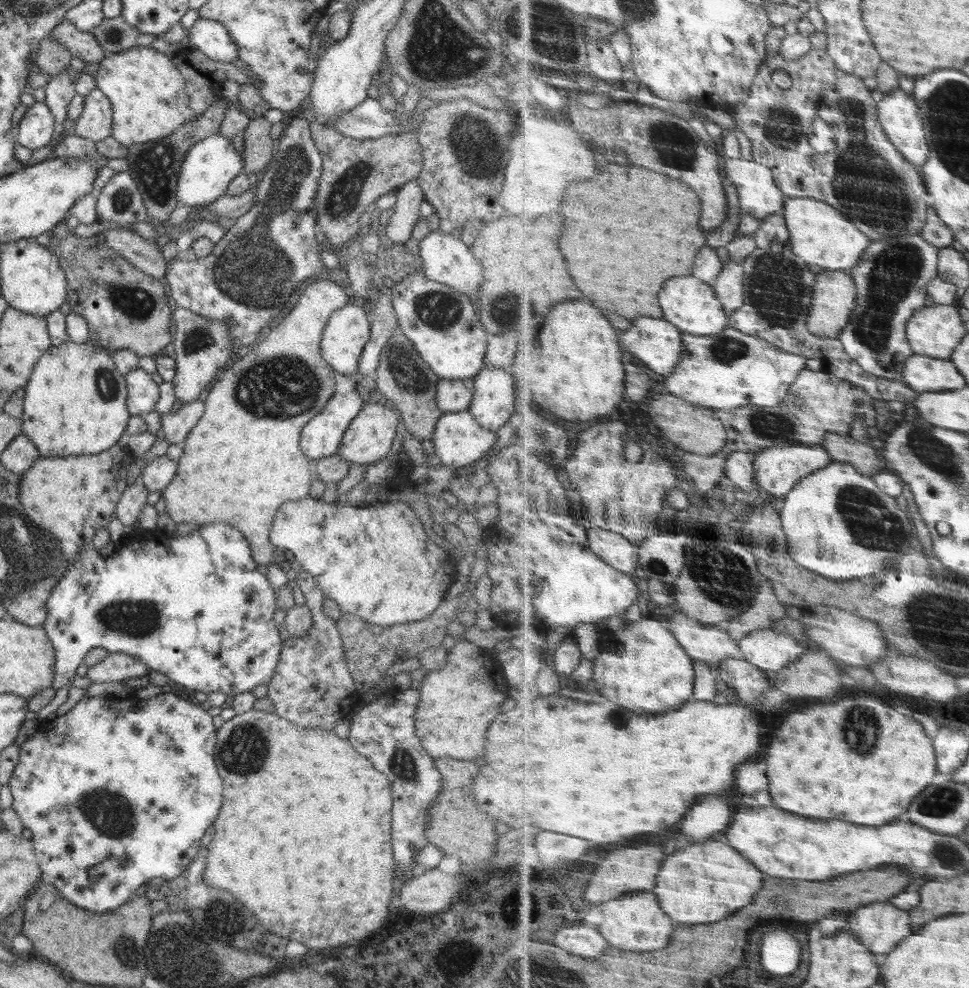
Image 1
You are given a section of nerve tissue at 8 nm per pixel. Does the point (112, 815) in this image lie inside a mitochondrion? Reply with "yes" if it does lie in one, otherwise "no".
yes

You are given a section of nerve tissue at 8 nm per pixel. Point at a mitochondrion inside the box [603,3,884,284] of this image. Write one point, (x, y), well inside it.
(674, 148)

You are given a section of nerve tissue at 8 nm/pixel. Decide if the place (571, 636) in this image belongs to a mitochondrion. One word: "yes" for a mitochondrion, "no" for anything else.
no

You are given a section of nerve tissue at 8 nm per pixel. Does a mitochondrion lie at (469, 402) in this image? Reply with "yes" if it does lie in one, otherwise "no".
no

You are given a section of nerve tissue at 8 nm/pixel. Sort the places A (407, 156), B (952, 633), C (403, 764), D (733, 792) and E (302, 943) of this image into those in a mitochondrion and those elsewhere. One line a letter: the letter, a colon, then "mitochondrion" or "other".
A: other
B: mitochondrion
C: mitochondrion
D: other
E: other

